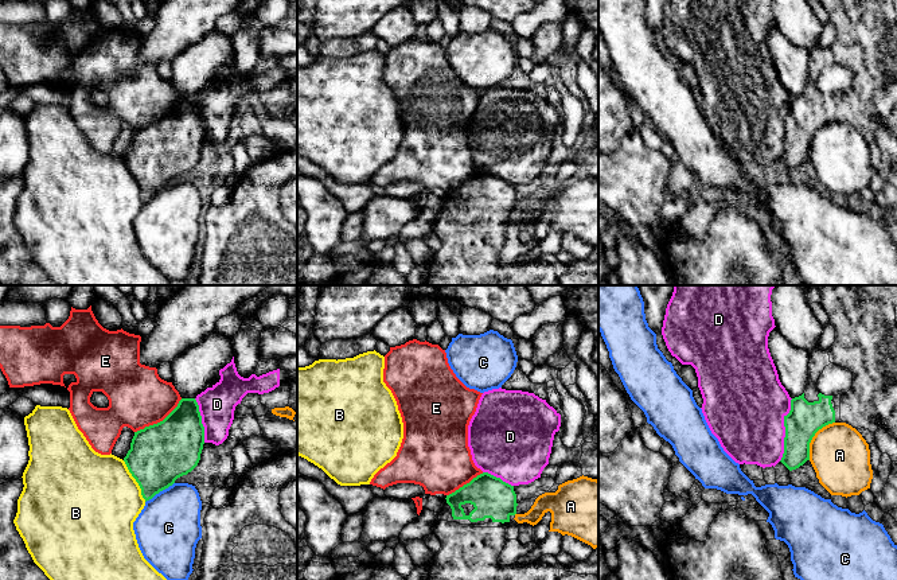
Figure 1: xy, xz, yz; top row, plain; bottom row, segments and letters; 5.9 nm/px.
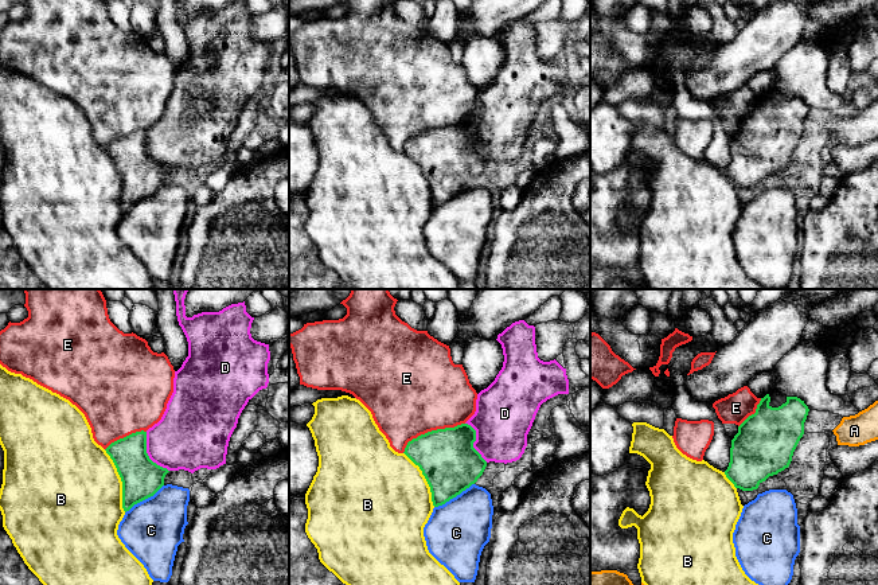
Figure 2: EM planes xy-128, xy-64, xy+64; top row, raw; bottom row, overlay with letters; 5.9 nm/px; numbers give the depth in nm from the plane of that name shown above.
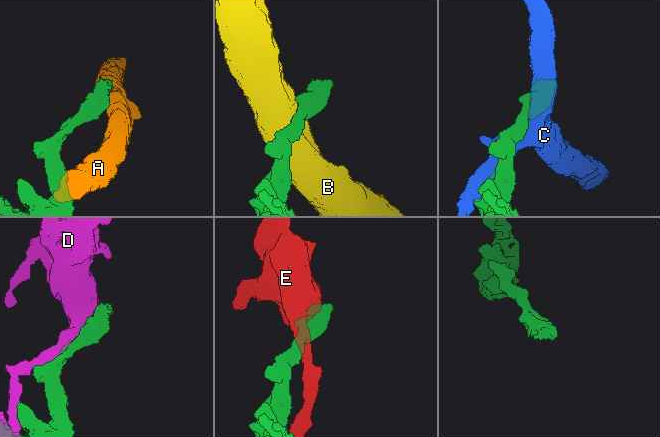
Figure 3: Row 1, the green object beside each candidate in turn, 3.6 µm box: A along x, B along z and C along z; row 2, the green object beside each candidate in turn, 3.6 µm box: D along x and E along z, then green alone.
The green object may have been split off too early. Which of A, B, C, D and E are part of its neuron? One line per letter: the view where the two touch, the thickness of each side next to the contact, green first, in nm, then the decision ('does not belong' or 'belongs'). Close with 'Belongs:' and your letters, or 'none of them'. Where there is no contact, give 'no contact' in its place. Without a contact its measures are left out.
A: yz | 200/360 nm | does not belong
B: xy | 360/480 nm | does not belong
C: xy | 360/380 nm | does not belong
D: yz | 200/440 nm | does not belong
E: xy | 360/360 nm | does not belong
Belongs: none of them

